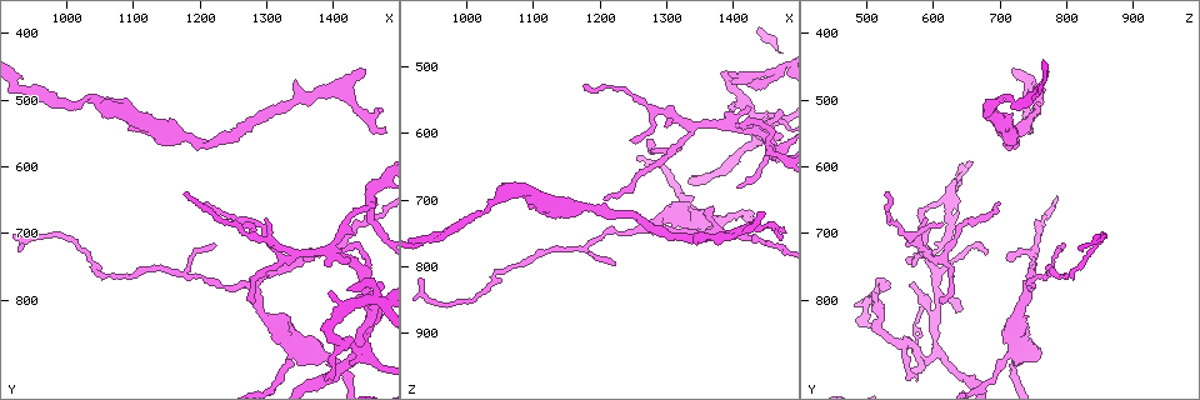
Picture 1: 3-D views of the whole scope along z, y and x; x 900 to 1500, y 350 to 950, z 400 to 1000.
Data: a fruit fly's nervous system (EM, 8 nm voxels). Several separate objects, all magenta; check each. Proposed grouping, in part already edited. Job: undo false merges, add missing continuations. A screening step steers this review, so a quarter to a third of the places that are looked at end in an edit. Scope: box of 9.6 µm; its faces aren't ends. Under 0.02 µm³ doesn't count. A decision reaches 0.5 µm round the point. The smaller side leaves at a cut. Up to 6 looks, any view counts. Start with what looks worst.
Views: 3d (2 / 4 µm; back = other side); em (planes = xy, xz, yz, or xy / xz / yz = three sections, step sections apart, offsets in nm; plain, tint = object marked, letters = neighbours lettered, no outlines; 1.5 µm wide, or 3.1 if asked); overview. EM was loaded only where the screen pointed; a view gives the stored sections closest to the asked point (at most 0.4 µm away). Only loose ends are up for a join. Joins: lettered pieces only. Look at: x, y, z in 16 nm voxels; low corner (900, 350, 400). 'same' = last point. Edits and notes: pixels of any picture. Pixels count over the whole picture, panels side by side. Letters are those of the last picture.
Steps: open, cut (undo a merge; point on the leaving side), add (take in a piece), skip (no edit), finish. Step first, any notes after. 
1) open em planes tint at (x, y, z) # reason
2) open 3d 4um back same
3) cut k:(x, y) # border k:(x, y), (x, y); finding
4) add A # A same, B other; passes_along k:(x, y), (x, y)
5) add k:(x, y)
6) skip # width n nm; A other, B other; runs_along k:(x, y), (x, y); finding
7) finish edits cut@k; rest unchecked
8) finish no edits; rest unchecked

open 3d 4um at (1060, 510, 685) # sudden change in width

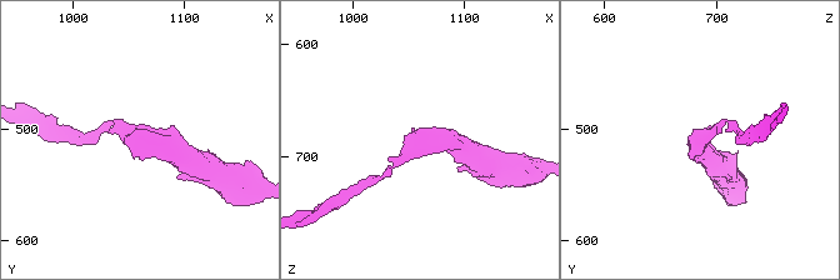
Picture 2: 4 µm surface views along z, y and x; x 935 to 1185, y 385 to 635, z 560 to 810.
open em yz step 8 letters at (1064, 512, 684)

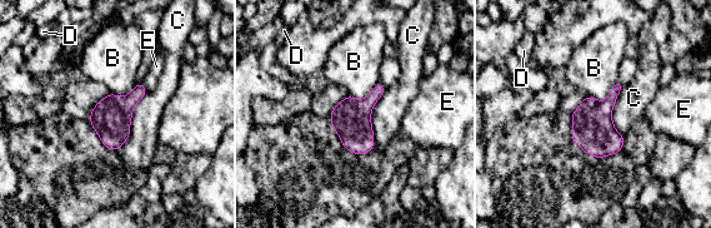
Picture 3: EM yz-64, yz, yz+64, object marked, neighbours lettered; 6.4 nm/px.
open em planes letters same

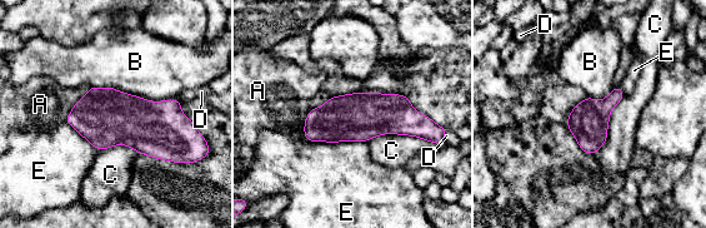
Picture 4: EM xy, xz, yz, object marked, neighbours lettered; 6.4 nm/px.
skip # width 320 nm; A other, B other, C other, D other, E other; border 4:(429, 140), (380, 134), (366, 142); one neuron here

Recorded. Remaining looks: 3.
open 3d 4um at (1245, 685, 610) # branch stops here

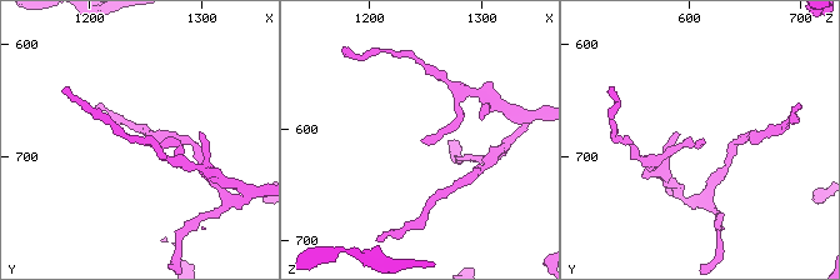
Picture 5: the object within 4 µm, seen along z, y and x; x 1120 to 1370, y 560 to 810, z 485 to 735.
open em planes letters at (1246, 684, 610) # now the EM

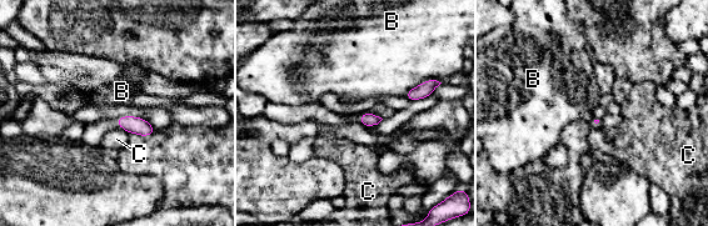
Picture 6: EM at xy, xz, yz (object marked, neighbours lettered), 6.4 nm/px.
skip # B other, C other; border 6:(116, 124), (129, 132); no lettered piece goes on from it

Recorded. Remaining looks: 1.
finish no edits; rest unchecked

